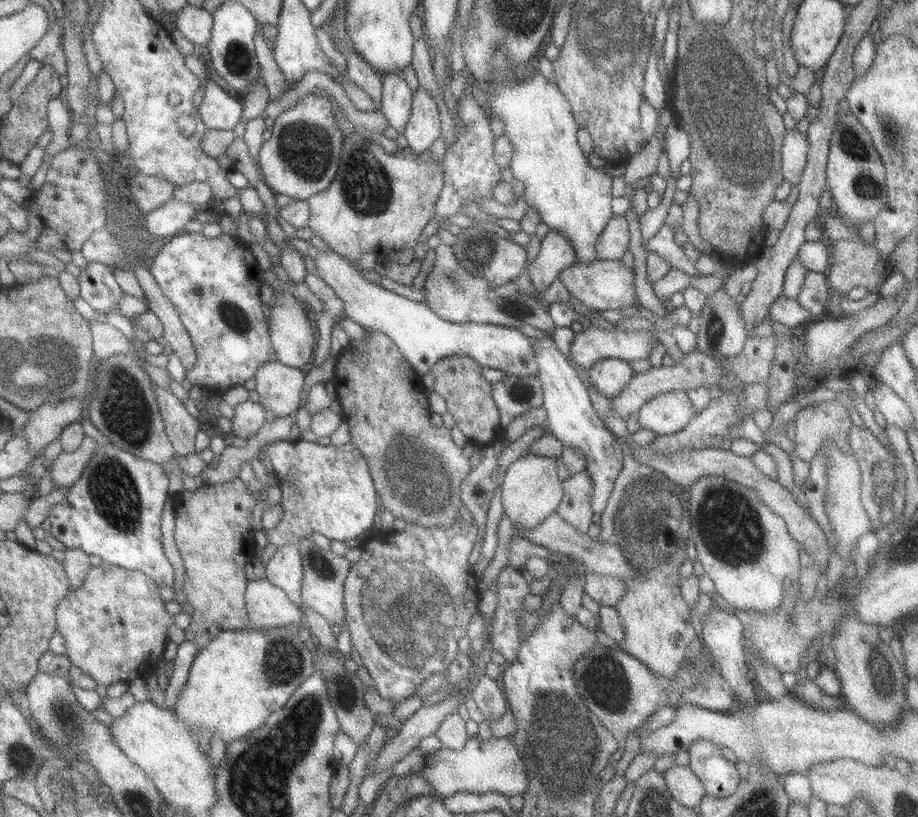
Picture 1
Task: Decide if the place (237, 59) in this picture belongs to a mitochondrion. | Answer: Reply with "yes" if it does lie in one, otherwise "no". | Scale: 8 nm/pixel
yes

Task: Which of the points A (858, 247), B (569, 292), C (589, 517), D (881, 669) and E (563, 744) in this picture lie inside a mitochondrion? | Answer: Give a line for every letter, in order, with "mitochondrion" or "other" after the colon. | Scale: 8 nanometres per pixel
A: other
B: other
C: other
D: mitochondrion
E: mitochondrion

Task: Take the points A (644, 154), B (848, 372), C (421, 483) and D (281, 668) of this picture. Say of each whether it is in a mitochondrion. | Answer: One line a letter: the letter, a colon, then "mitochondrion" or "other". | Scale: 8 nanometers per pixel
A: other
B: other
C: mitochondrion
D: mitochondrion

